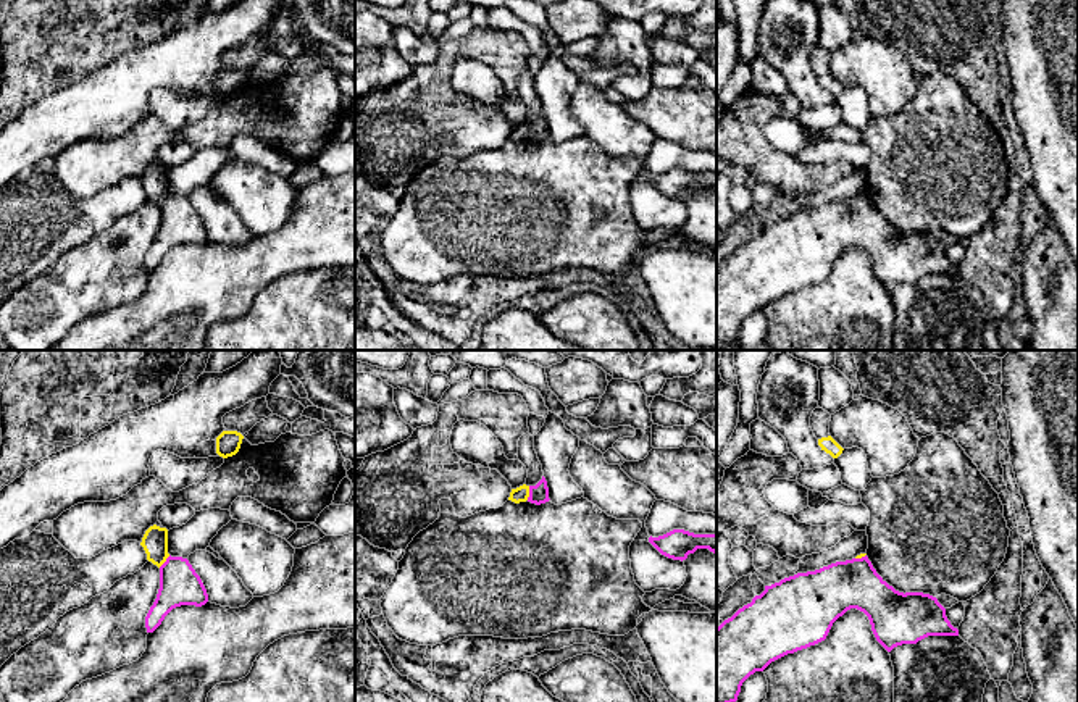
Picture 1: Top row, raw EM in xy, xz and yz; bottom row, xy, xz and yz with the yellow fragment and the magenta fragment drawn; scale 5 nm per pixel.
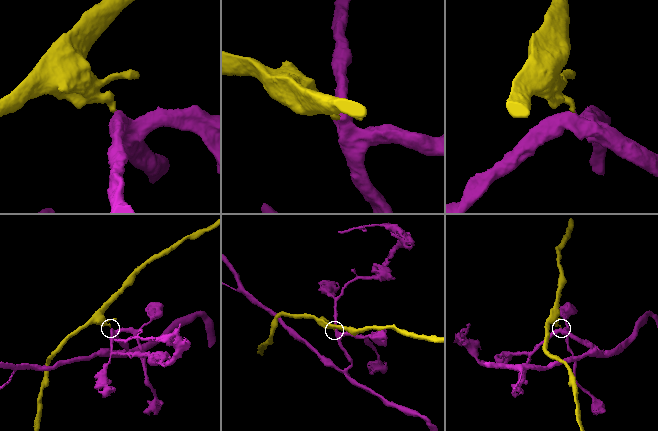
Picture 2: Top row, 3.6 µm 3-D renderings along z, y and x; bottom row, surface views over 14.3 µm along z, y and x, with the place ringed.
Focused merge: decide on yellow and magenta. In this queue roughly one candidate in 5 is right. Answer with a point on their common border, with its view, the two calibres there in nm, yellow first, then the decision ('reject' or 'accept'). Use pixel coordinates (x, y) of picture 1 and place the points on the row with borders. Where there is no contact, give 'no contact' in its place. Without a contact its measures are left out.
contact xz (528, 493); calibres 80 and 100 nm; reject

